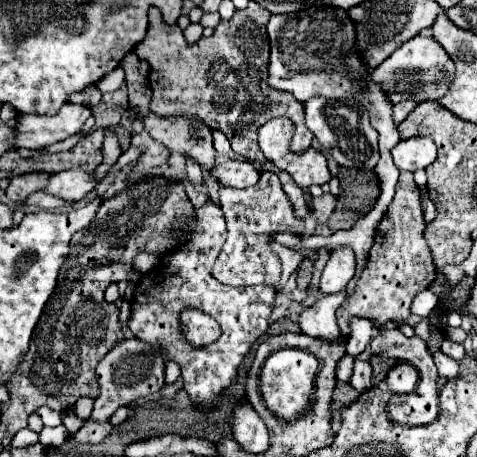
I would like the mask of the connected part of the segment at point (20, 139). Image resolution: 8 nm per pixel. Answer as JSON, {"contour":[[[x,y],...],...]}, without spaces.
{"contour":[[[64,105],[60,113],[52,117],[36,117],[36,115],[20,115],[16,123],[16,147],[24,149],[42,149],[64,141],[84,127],[88,119],[88,109],[80,105]]]}

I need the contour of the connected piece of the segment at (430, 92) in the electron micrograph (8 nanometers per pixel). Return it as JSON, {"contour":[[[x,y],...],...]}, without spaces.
{"contour":[[[416,35],[402,47],[398,47],[382,65],[378,65],[372,75],[374,81],[380,81],[384,85],[388,97],[392,97],[392,101],[398,103],[404,97],[410,97],[412,93],[414,97],[420,97],[420,101],[442,99],[448,93],[452,79],[456,77],[456,69],[454,61],[448,57],[444,47],[434,37]]]}

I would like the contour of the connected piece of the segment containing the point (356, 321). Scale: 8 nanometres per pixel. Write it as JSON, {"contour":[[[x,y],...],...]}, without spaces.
{"contour":[[[352,317],[348,321],[348,327],[350,327],[350,335],[348,335],[348,341],[346,341],[346,353],[356,357],[358,353],[364,351],[364,347],[372,339],[372,323],[368,319]]]}

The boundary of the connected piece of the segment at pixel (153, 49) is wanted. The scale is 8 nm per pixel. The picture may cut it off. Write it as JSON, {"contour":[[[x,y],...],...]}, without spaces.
{"contour":[[[250,1],[244,11],[236,11],[230,21],[222,21],[214,29],[212,37],[200,37],[200,41],[192,43],[192,45],[188,45],[188,41],[184,39],[184,31],[178,25],[166,25],[164,21],[160,21],[160,9],[150,7],[148,15],[150,15],[150,27],[148,27],[146,39],[136,47],[134,53],[140,59],[146,59],[150,63],[148,83],[152,87],[152,101],[150,101],[152,113],[156,113],[156,115],[196,113],[198,117],[204,117],[204,121],[208,121],[208,125],[212,125],[212,129],[224,131],[224,135],[230,139],[230,145],[238,157],[258,159],[264,171],[282,173],[270,161],[264,159],[264,155],[258,147],[258,137],[256,137],[258,127],[264,125],[268,119],[278,117],[278,115],[290,117],[296,125],[296,133],[294,133],[296,141],[292,143],[292,149],[296,151],[296,149],[310,147],[312,133],[304,125],[304,105],[296,97],[292,97],[292,93],[278,91],[268,83],[270,41],[268,41],[268,33],[266,33],[266,23],[272,15],[268,9],[262,9],[260,5],[256,5],[256,1]]]}

